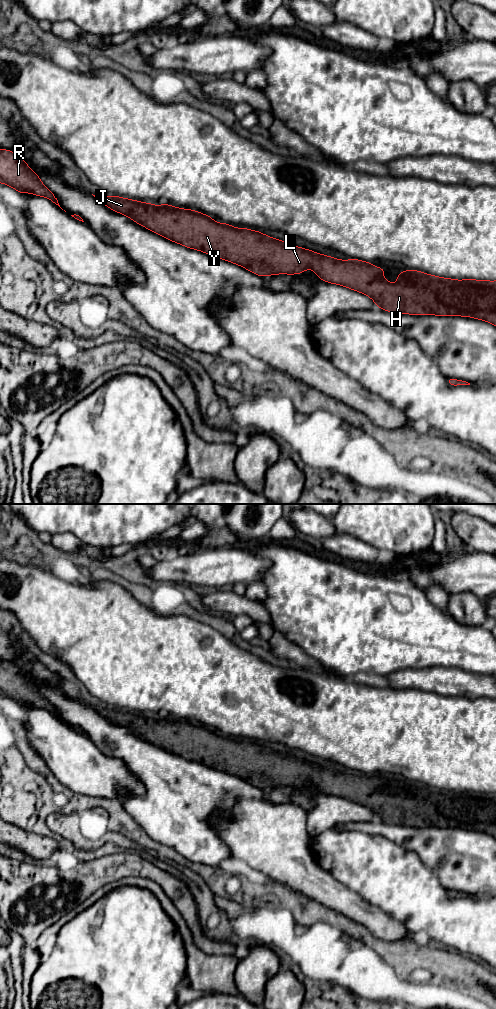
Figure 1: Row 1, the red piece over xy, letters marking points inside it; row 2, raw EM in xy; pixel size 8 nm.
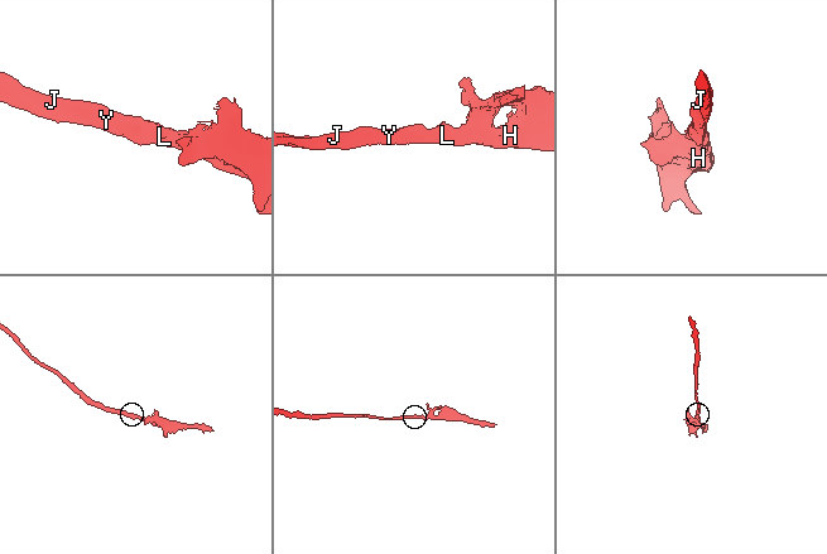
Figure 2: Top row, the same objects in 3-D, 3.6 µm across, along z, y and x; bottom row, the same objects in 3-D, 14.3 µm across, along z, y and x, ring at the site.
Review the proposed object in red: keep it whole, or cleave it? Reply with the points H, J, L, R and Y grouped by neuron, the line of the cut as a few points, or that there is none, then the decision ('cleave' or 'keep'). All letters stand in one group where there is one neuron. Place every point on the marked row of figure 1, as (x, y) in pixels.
H J L R Y; no cut; keep

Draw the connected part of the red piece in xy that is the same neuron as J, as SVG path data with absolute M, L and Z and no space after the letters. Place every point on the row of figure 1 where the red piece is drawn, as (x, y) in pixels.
M113 195L93 196L111 210L129 217L137 224L170 241L237 264L260 277L277 274L299 275L305 270L312 269L320 280L366 294L378 308L388 312L472 317L496 326L496 281L456 280L409 269L399 273L397 284L393 285L385 277L380 276L386 272L386 269L376 267L370 262L358 259L339 260L325 254L318 254L290 242L271 238L262 232L235 228L226 223L216 223L212 217L188 208L181 209L168 204L156 206L152 203Z

